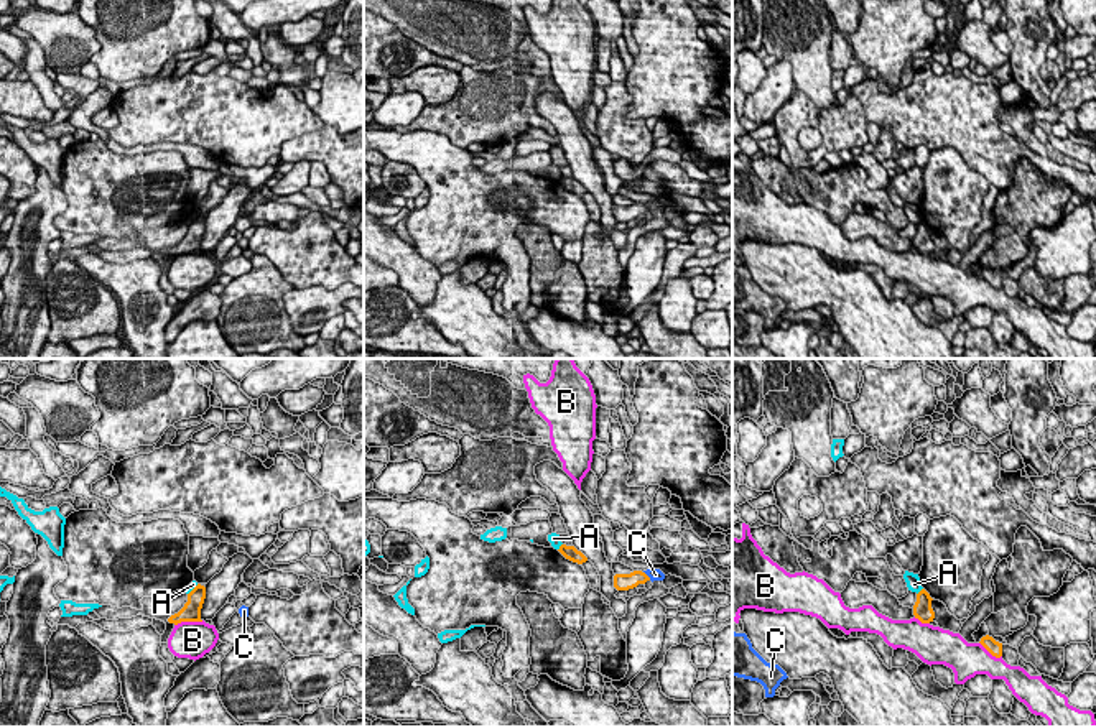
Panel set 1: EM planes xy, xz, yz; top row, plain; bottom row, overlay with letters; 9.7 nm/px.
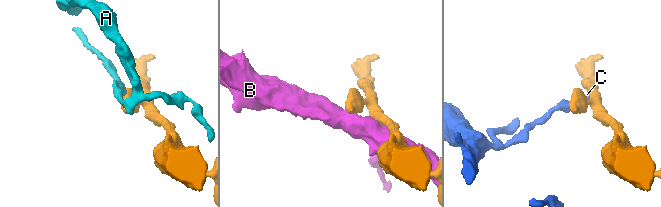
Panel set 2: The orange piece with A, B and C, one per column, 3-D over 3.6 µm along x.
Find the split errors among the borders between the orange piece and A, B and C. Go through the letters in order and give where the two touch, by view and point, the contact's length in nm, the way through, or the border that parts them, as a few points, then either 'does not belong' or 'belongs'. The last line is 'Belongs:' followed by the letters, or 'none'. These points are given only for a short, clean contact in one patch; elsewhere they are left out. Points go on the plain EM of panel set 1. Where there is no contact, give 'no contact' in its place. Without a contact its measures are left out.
A: meets orange in xz at (560, 178); contact 90 nm long; border along xz (561, 175), (558, 181); does not belong
B: meets orange in xy at (188, 252); contact 300 nm long; does not belong
C: meets orange in xz at (647, 208); contact 120 nm long; does not belong
Belongs: none

